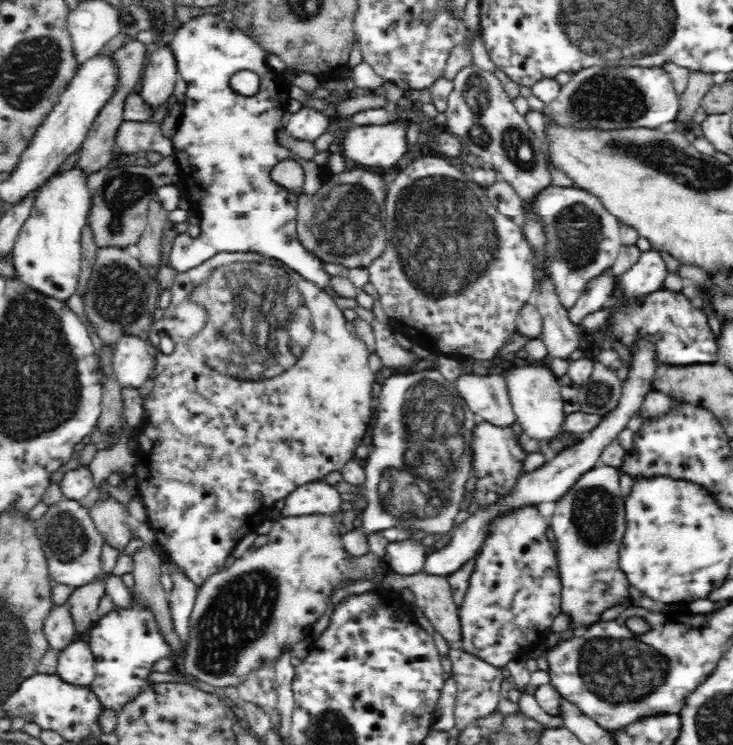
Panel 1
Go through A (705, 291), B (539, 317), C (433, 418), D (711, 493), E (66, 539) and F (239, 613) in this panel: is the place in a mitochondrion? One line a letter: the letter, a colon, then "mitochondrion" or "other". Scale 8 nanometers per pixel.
A: other
B: other
C: mitochondrion
D: other
E: mitochondrion
F: mitochondrion

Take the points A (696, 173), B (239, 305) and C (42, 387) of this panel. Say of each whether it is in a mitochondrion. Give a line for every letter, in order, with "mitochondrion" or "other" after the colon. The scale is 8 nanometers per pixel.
A: mitochondrion
B: mitochondrion
C: mitochondrion

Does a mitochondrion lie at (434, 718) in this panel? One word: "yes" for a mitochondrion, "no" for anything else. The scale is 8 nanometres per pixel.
no

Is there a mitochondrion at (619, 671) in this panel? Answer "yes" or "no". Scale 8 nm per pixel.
yes

